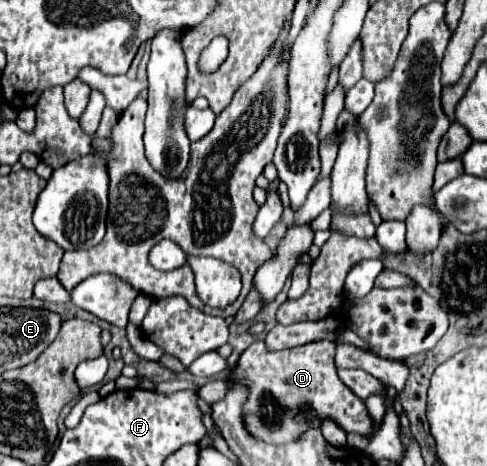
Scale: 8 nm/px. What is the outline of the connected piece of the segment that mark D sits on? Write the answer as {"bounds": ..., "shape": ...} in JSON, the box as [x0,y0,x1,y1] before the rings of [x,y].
{"bounds":[199,341,375,445],"shape":[[[255,341],[239,359],[237,367],[227,373],[223,379],[213,379],[199,387],[199,397],[213,405],[225,397],[237,385],[249,391],[249,401],[243,405],[245,429],[251,437],[271,445],[283,445],[295,441],[305,431],[305,413],[317,413],[317,421],[335,421],[345,433],[357,433],[371,437],[375,433],[373,421],[367,415],[365,403],[347,389],[347,385],[337,377],[335,363],[335,343],[333,341],[313,341],[307,345],[269,351],[263,341]]]}

